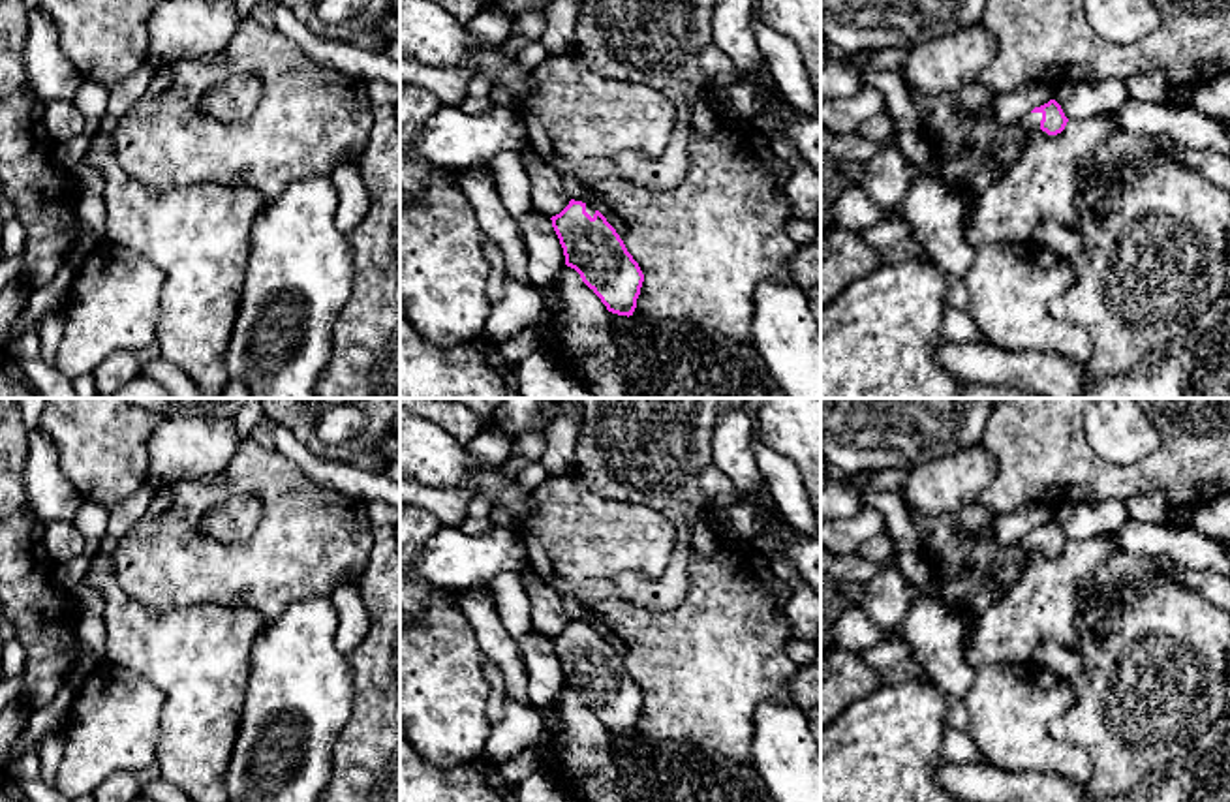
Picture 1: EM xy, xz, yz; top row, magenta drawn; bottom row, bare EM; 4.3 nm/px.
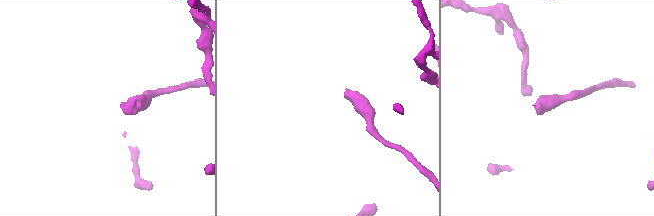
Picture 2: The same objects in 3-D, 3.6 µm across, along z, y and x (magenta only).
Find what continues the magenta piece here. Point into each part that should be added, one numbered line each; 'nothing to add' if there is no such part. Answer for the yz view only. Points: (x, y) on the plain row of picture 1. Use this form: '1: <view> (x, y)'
1: yz (1031, 541)

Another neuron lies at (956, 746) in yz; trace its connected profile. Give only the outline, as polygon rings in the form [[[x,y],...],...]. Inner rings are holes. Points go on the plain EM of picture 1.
[[[946,725],[943,733],[943,755],[950,763],[963,763],[963,764],[984,764],[984,757],[971,742],[971,738],[956,729],[954,725]]]

